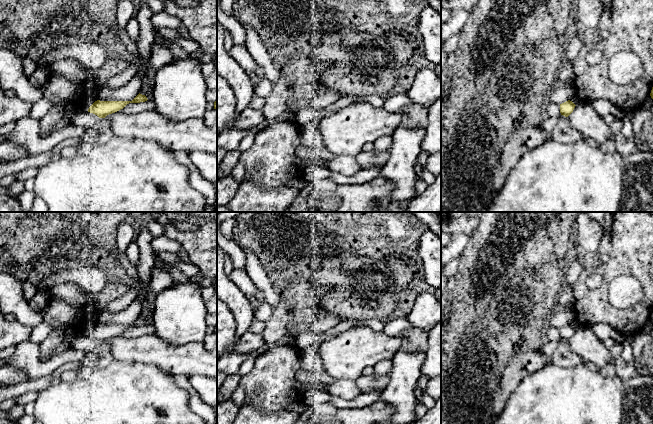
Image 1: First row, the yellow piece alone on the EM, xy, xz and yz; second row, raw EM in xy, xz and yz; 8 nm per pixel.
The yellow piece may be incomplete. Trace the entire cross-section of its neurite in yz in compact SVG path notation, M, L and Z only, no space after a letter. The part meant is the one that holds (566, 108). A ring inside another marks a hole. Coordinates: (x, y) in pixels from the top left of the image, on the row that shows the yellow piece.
M570 100L560 104L561 115L568 117L573 112L575 106L576 105Z

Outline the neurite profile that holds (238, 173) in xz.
M241 160L238 161L237 165L232 171L232 176L237 180L240 184L245 179L245 163Z

